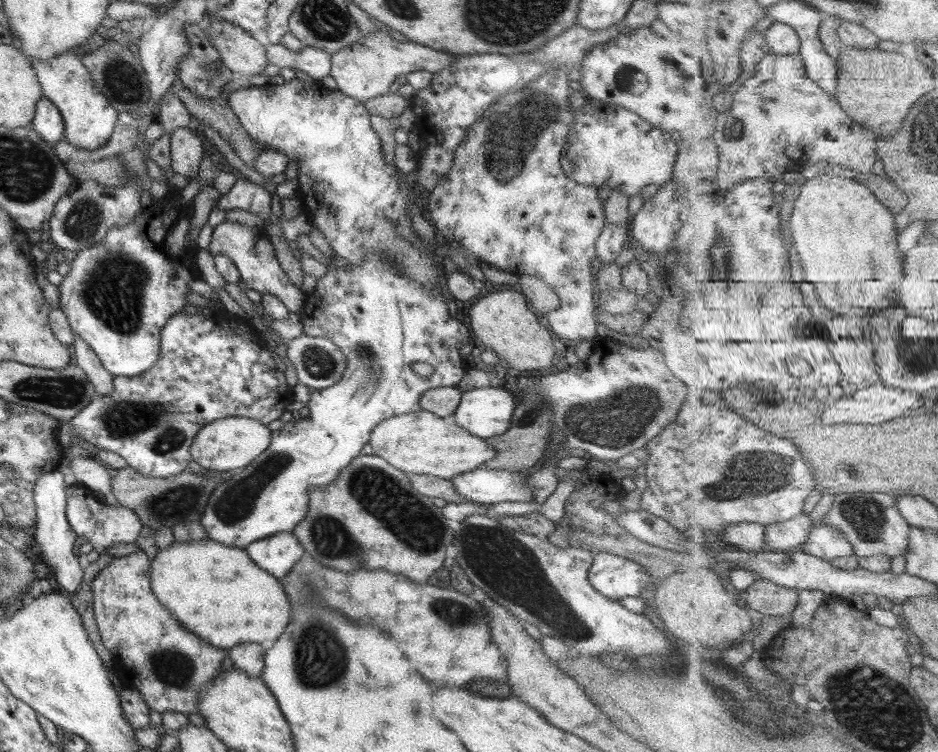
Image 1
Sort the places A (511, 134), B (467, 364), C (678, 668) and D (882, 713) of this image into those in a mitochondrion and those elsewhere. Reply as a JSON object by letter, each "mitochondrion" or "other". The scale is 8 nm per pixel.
{"A":"mitochondrion","B":"other","C":"other","D":"mitochondrion"}

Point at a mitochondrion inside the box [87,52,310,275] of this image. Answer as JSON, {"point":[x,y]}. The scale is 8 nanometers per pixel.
{"point":[122,81]}

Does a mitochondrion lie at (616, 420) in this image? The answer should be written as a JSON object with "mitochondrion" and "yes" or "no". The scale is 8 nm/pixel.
{"mitochondrion":"yes"}

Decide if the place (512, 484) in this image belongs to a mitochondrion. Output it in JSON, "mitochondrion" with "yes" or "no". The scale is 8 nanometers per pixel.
{"mitochondrion":"no"}

